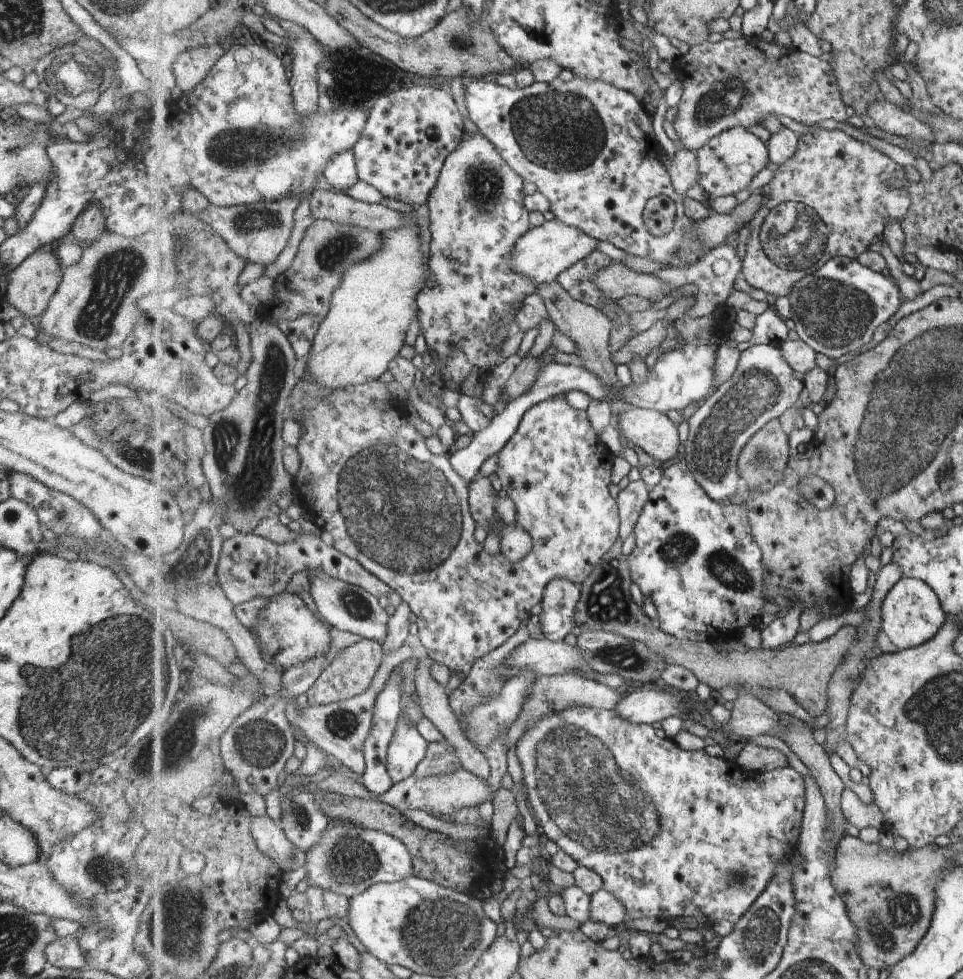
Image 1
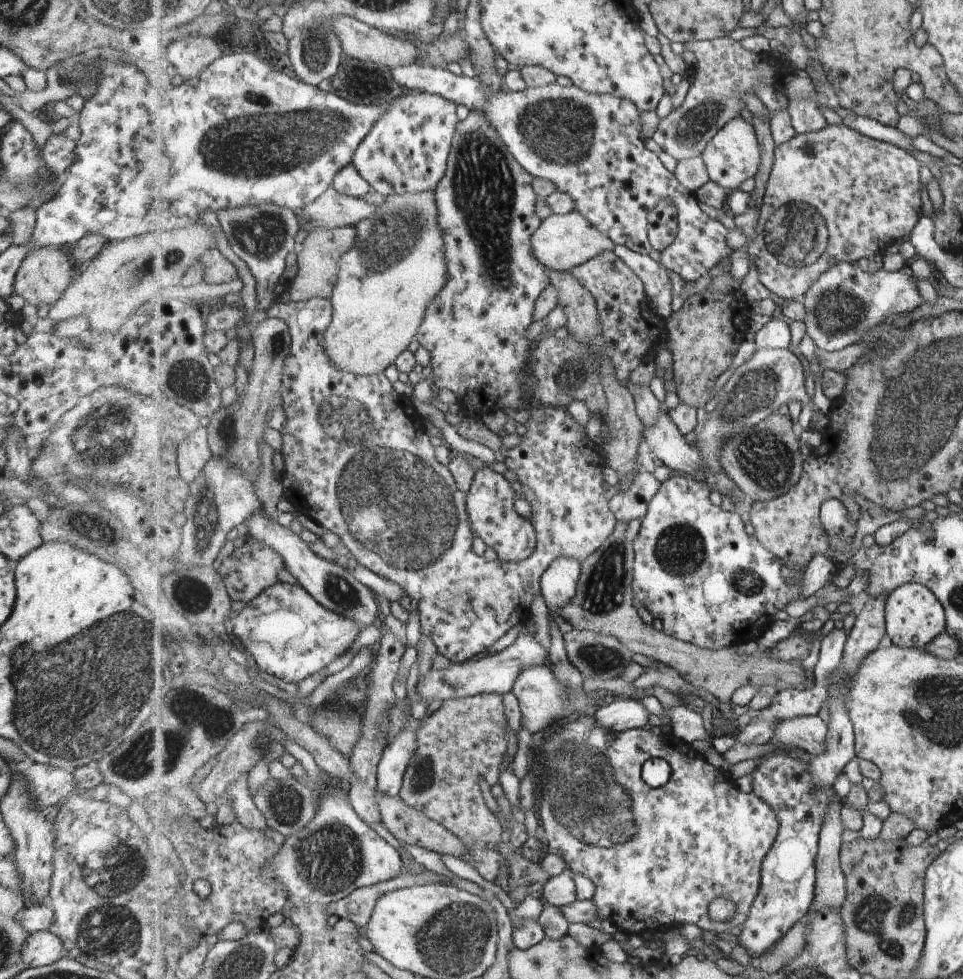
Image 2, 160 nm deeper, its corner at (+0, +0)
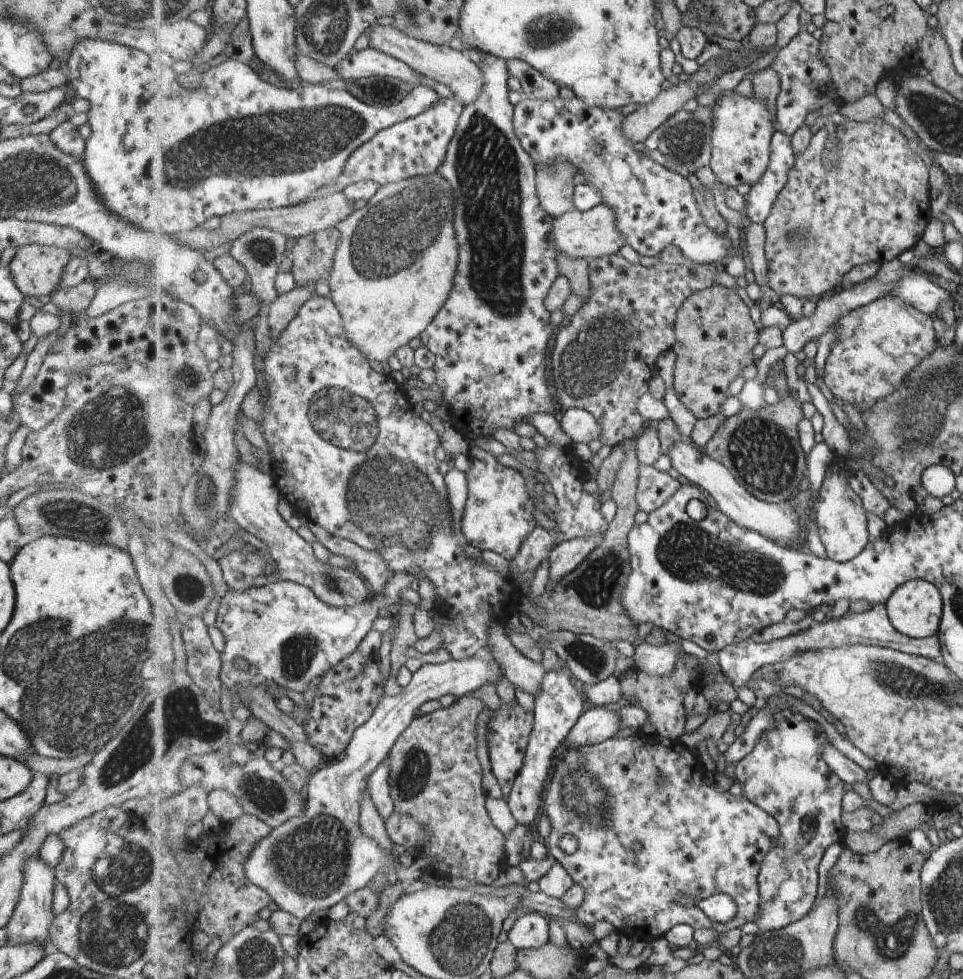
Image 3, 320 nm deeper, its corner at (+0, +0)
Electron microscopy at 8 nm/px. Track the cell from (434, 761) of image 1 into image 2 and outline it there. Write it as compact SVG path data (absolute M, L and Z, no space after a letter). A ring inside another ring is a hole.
M487 693L443 702L440 709L425 718L416 733L417 750L409 761L398 796L409 806L423 811L431 820L456 834L467 848L467 852L459 858L473 866L485 880L497 880L501 864L506 863L498 849L501 834L504 834L503 827L495 814L487 808L479 780L482 776L490 786L500 782L500 766L507 752L507 715L505 716L503 698L497 693Z

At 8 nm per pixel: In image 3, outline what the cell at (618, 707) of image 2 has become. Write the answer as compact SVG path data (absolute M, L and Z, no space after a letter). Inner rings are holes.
M599 706L584 712L567 735L564 744L566 751L598 745L612 739L621 730L621 720L617 713L615 709L605 710Z

